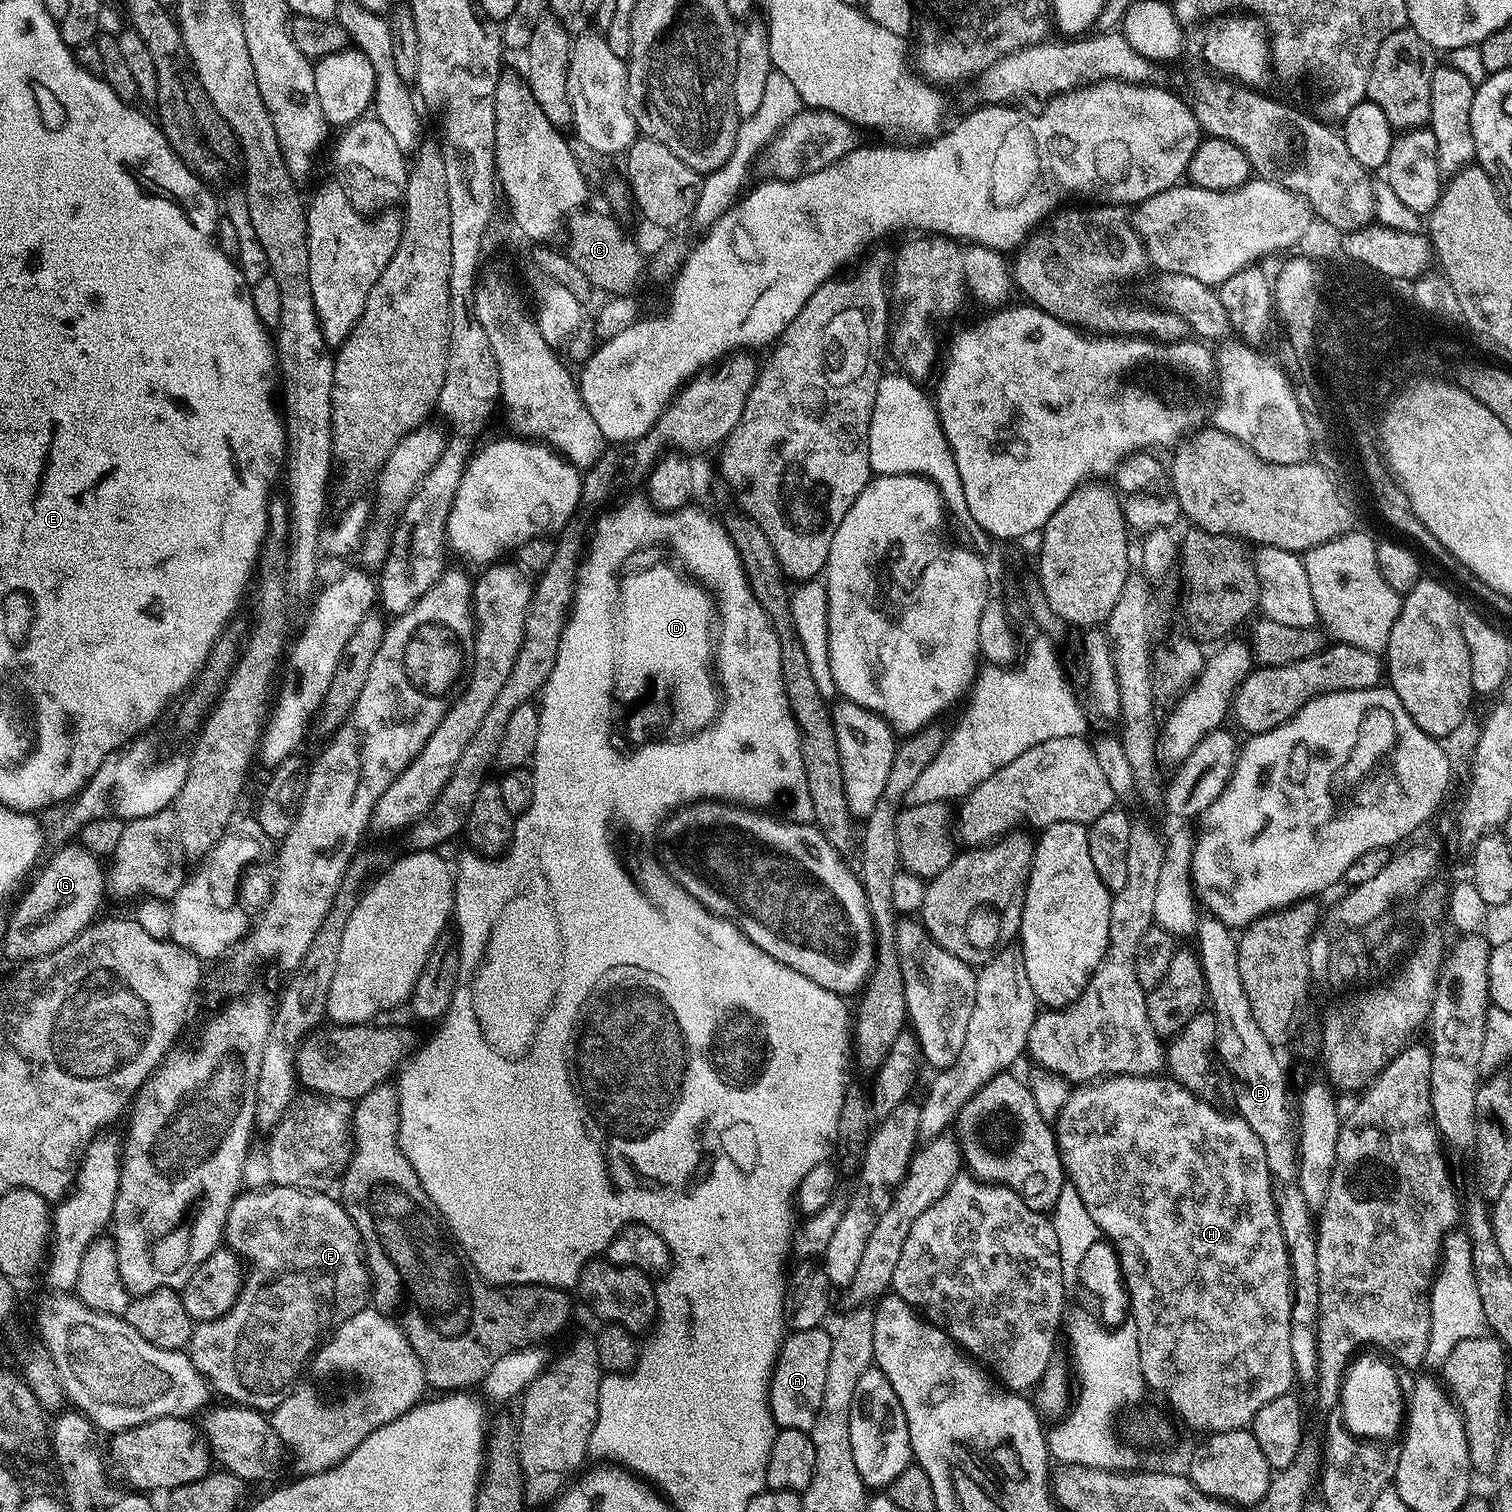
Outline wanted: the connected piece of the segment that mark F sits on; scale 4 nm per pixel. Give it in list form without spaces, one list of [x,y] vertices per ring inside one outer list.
[[[264,1186],[259,1190],[244,1190],[236,1197],[236,1201],[230,1206],[226,1226],[224,1227],[223,1243],[240,1258],[246,1265],[246,1275],[243,1277],[240,1293],[234,1302],[234,1306],[222,1318],[211,1320],[205,1324],[197,1323],[192,1330],[192,1340],[188,1343],[187,1351],[192,1358],[192,1364],[208,1381],[213,1393],[221,1392],[225,1401],[245,1408],[255,1408],[256,1411],[265,1414],[271,1413],[273,1408],[292,1391],[294,1385],[301,1379],[306,1365],[316,1355],[316,1349],[328,1339],[329,1335],[342,1326],[354,1314],[358,1314],[370,1304],[370,1277],[368,1266],[364,1263],[362,1249],[360,1247],[360,1235],[354,1226],[354,1222],[348,1217],[348,1212],[339,1199],[336,1200],[327,1191],[304,1192],[300,1188],[281,1188],[279,1186]]]

